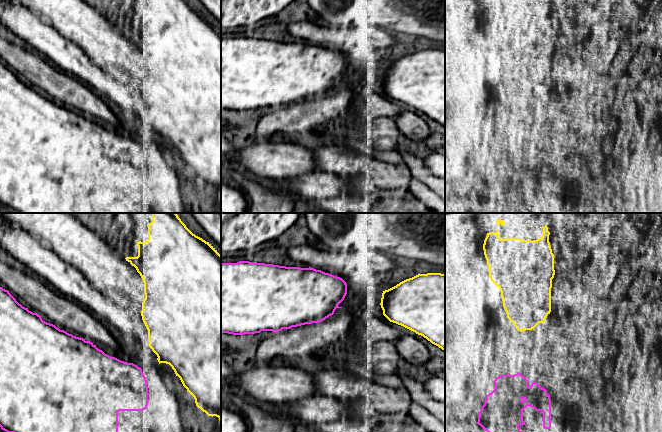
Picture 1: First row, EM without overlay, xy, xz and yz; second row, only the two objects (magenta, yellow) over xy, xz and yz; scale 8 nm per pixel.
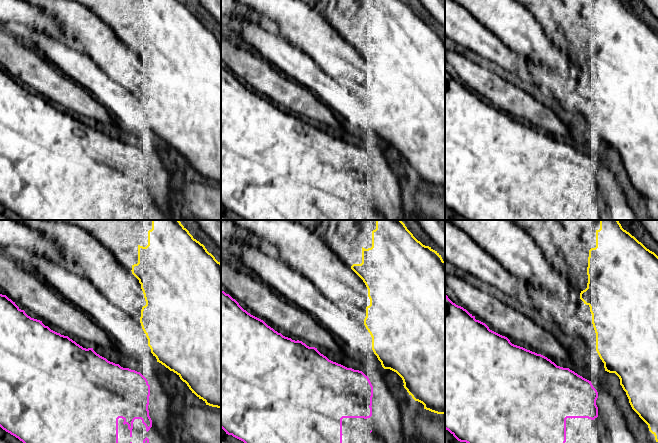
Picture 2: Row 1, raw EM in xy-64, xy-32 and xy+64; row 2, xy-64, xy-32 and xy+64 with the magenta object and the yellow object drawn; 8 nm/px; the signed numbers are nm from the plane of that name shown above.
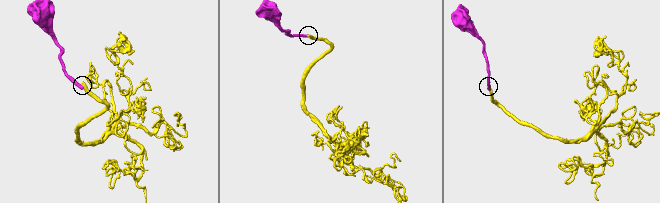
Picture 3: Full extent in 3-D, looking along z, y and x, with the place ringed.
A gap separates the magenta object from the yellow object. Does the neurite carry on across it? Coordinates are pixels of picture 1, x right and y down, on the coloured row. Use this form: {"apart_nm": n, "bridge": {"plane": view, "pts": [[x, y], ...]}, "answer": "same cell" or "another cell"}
{"apart_nm": 150, "bridge": {"plane": "xy", "pts": [[141, 369], [158, 361]]}, "answer": "same cell"}

